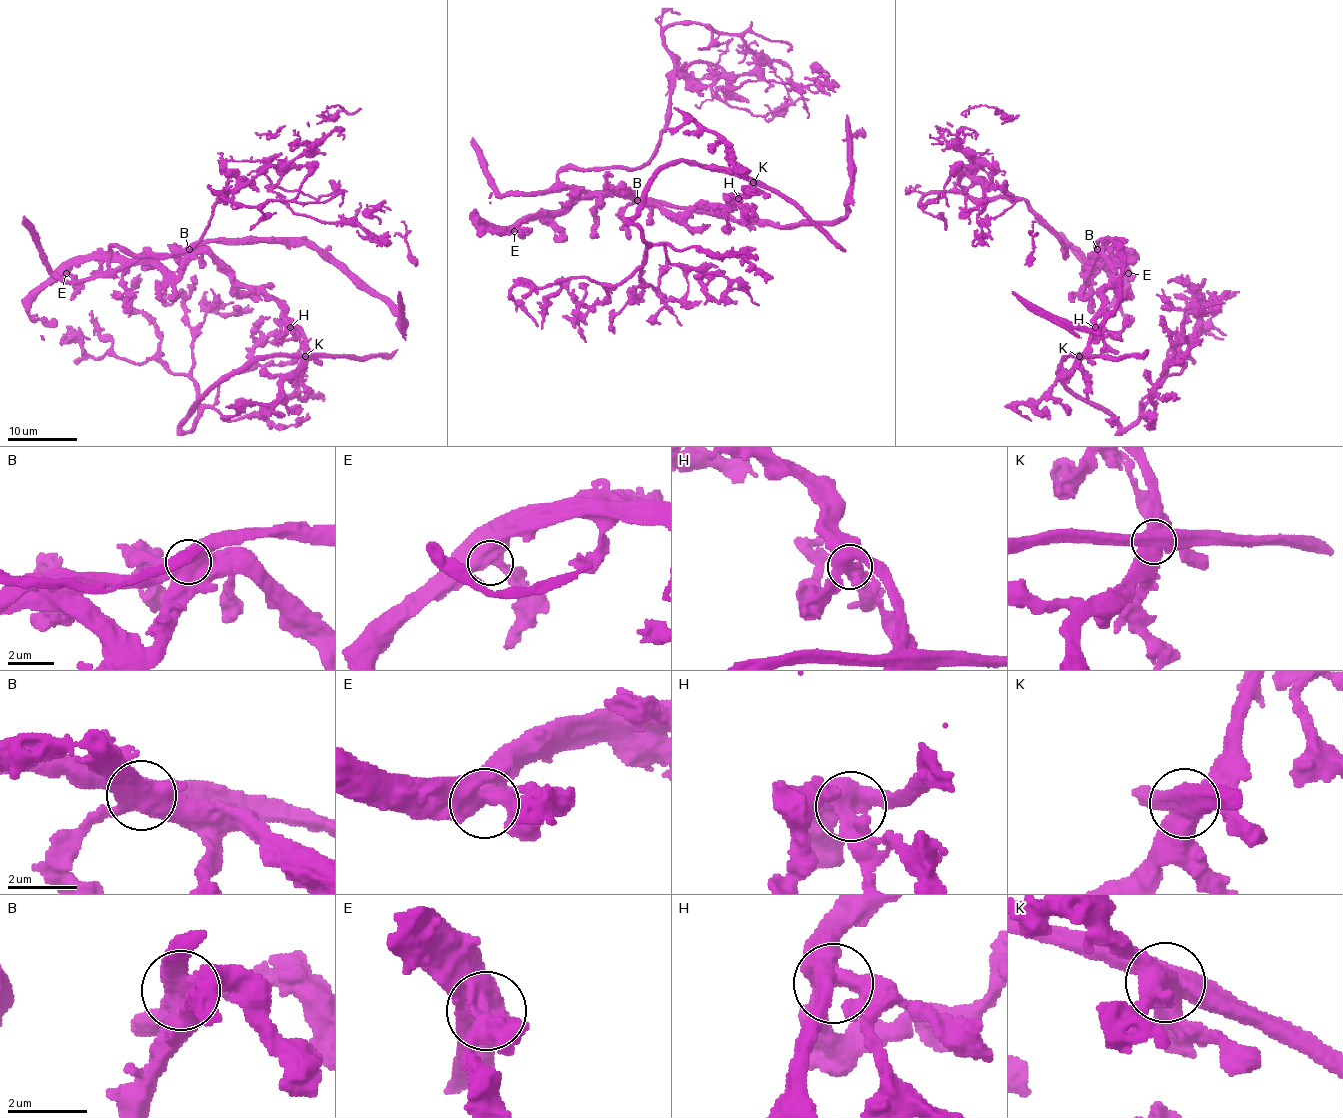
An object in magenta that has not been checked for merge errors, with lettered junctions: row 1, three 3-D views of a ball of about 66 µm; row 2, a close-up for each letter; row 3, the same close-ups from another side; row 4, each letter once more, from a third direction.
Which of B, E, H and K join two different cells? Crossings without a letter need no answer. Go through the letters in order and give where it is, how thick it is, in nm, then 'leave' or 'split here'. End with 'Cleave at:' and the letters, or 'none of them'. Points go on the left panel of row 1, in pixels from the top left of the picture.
B: (189, 249) | 600 nm | split here
E: (66, 273) | 480 nm | leave
H: (290, 327) | 550 nm | leave
K: (305, 356) | 650 nm | split here
Cleave at: B, K

